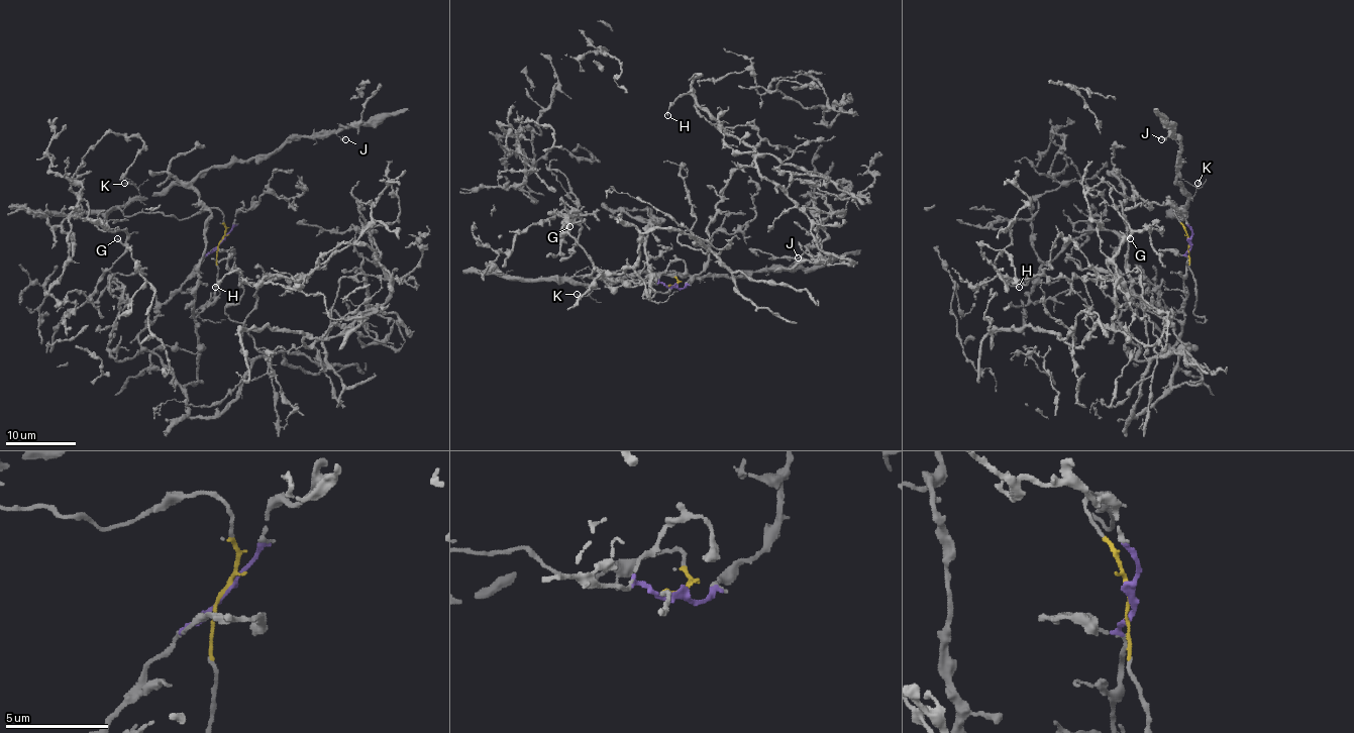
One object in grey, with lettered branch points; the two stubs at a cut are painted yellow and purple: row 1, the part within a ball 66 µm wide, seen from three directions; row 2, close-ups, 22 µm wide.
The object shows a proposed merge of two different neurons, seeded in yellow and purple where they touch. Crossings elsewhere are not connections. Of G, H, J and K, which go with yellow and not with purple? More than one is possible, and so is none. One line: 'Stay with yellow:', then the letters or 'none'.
Stay with yellow: J, K

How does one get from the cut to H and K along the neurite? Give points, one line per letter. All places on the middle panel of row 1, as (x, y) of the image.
H: (672, 285), (592, 275), (630, 268), (642, 233), (703, 244), (759, 133), (710, 123), (691, 95), (667, 116)
K: (672, 285), (678, 282), (670, 271), (646, 280), (622, 271), (595, 271), (573, 278), (592, 292), (576, 294)

